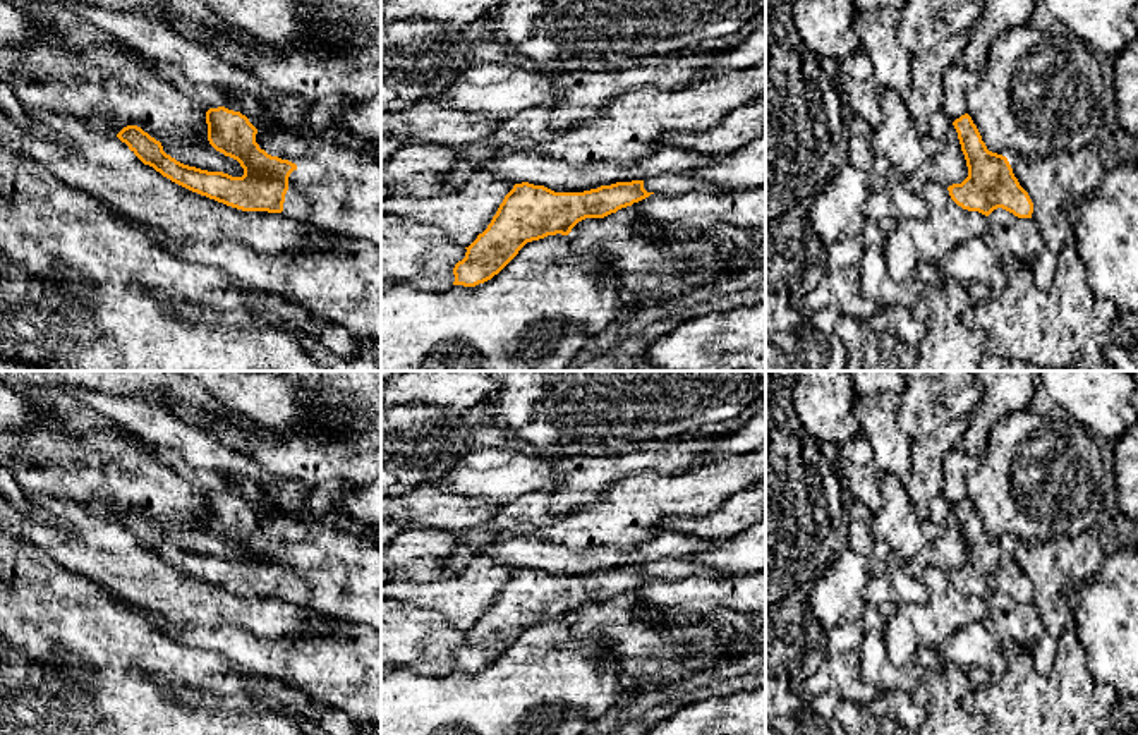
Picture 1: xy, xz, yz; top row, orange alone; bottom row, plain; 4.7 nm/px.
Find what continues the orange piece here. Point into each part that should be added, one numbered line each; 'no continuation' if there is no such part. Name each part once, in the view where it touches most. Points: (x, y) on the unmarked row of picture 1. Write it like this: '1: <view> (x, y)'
1: xy (333, 574)

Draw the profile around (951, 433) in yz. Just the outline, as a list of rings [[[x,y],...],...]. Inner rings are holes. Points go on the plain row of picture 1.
[[[961,416],[935,433],[913,440],[910,448],[910,481],[905,488],[918,519],[929,519],[929,505],[941,495],[944,484],[944,459],[951,448],[961,445],[968,424],[970,416]]]

